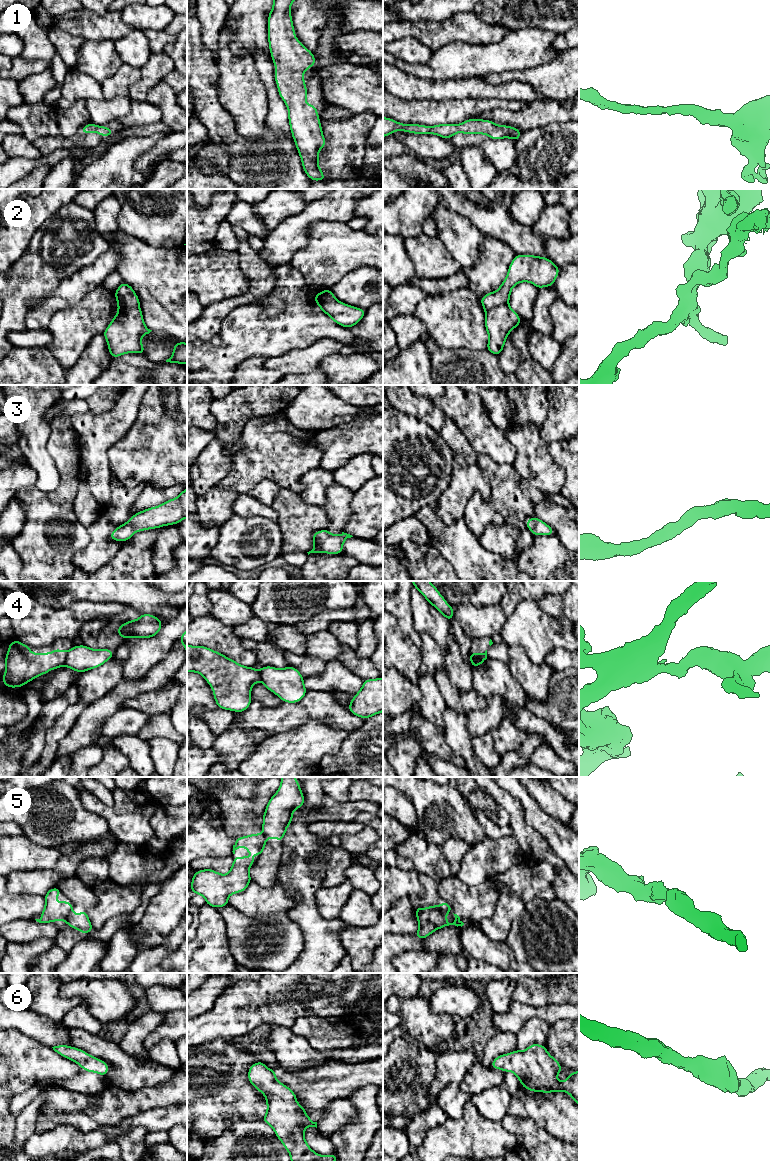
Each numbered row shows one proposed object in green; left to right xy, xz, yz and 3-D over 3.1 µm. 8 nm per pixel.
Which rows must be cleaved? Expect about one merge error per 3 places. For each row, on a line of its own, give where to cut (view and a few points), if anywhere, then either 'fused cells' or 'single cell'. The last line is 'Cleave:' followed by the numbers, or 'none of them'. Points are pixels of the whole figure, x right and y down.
1: no cut; single cell
2: no cut; single cell
3: no cut; single cell
4: cut in yz along (470, 654), (476, 659), (483, 661); fused cells
5: cut in yz along (430, 905), (445, 913); fused cells
6: no cut; single cell
Cleave: 4, 5

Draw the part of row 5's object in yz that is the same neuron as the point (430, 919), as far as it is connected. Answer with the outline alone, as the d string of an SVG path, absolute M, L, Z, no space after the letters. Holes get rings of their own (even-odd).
M431 905L428 908L414 907L419 923L419 930L414 934L421 940L432 934L435 930L453 925L446 920L446 913L434 909Z

